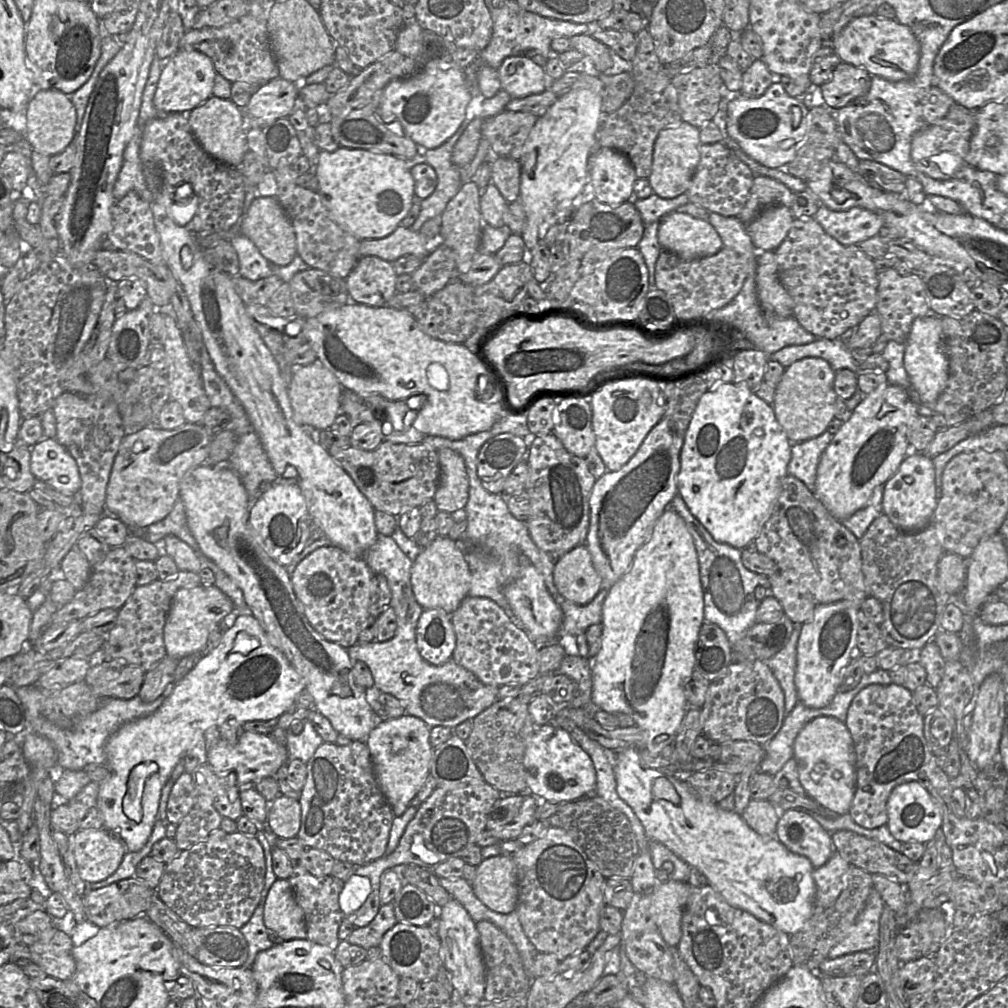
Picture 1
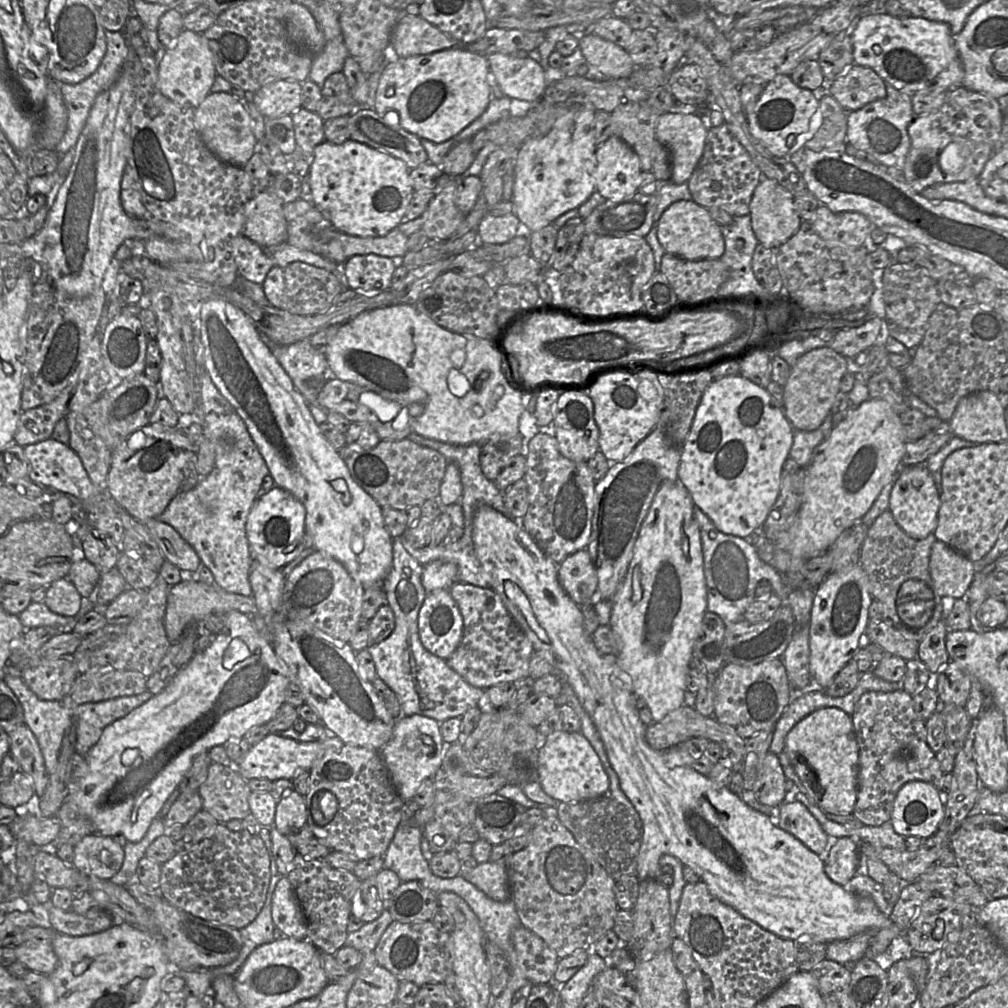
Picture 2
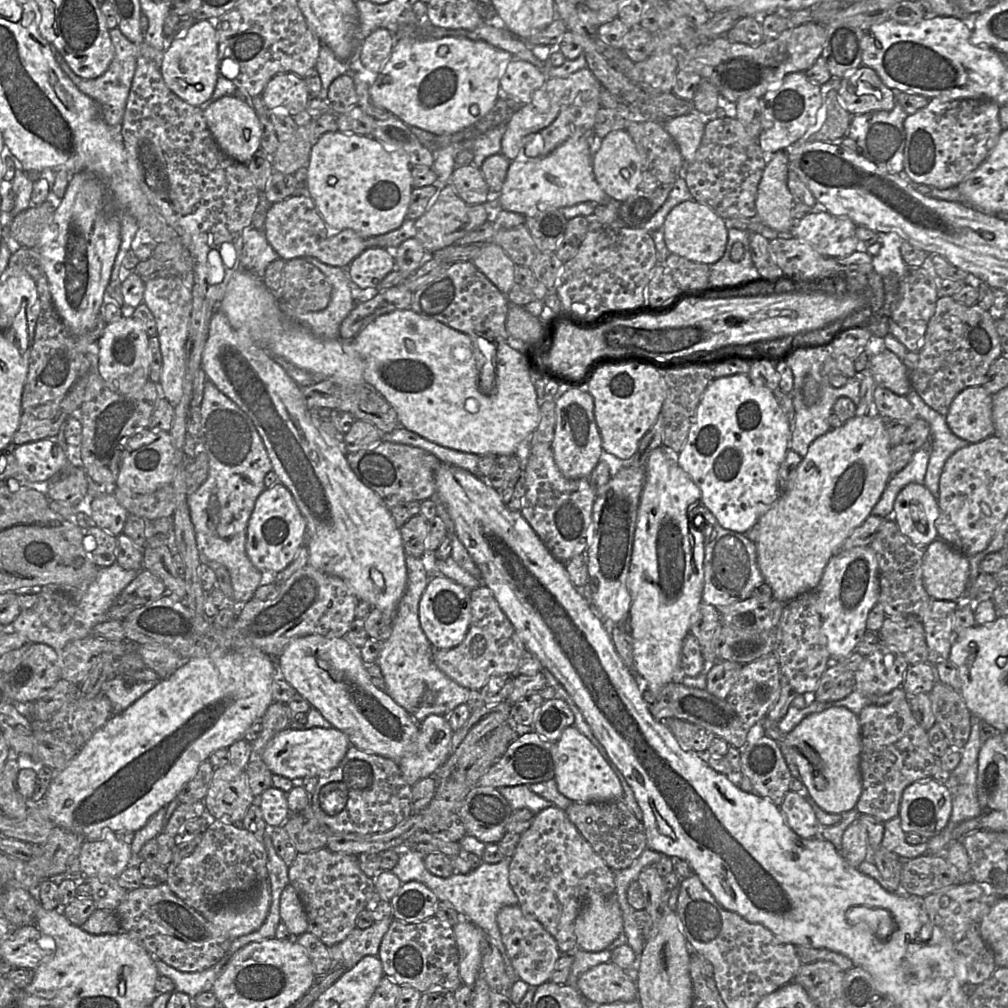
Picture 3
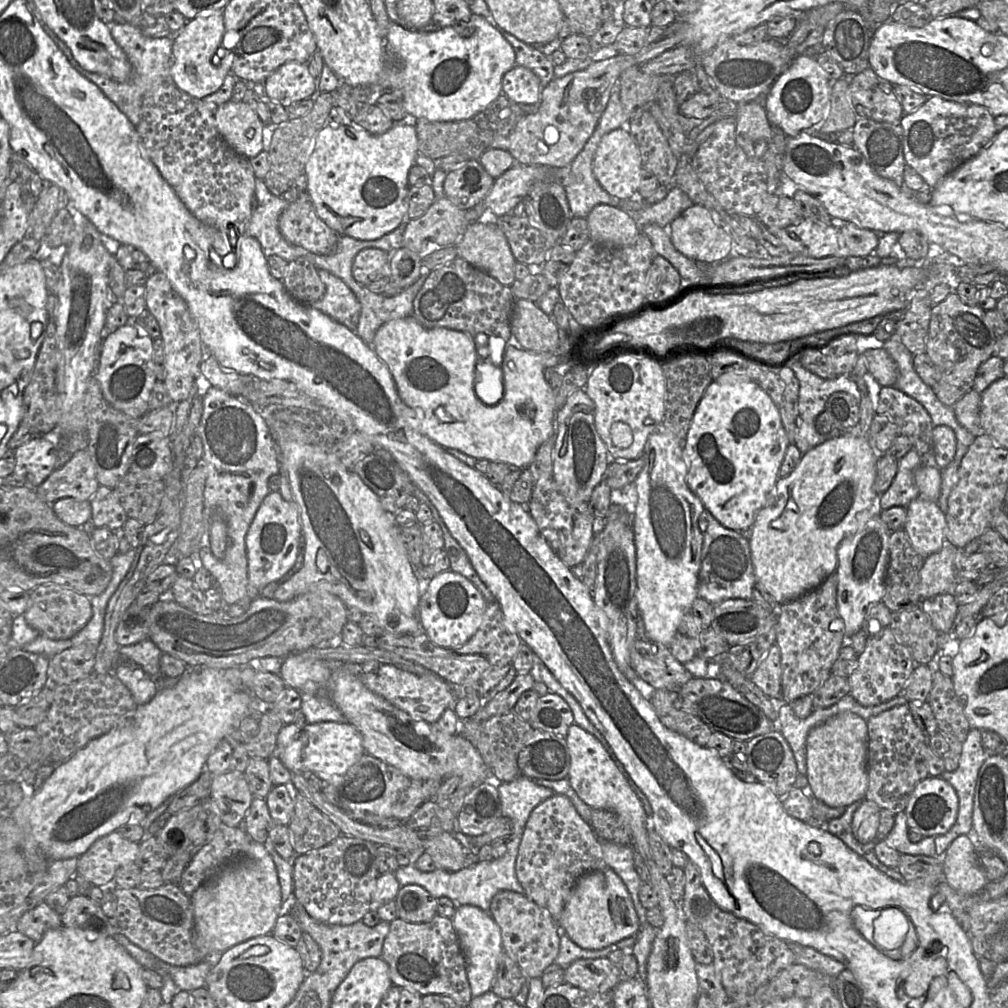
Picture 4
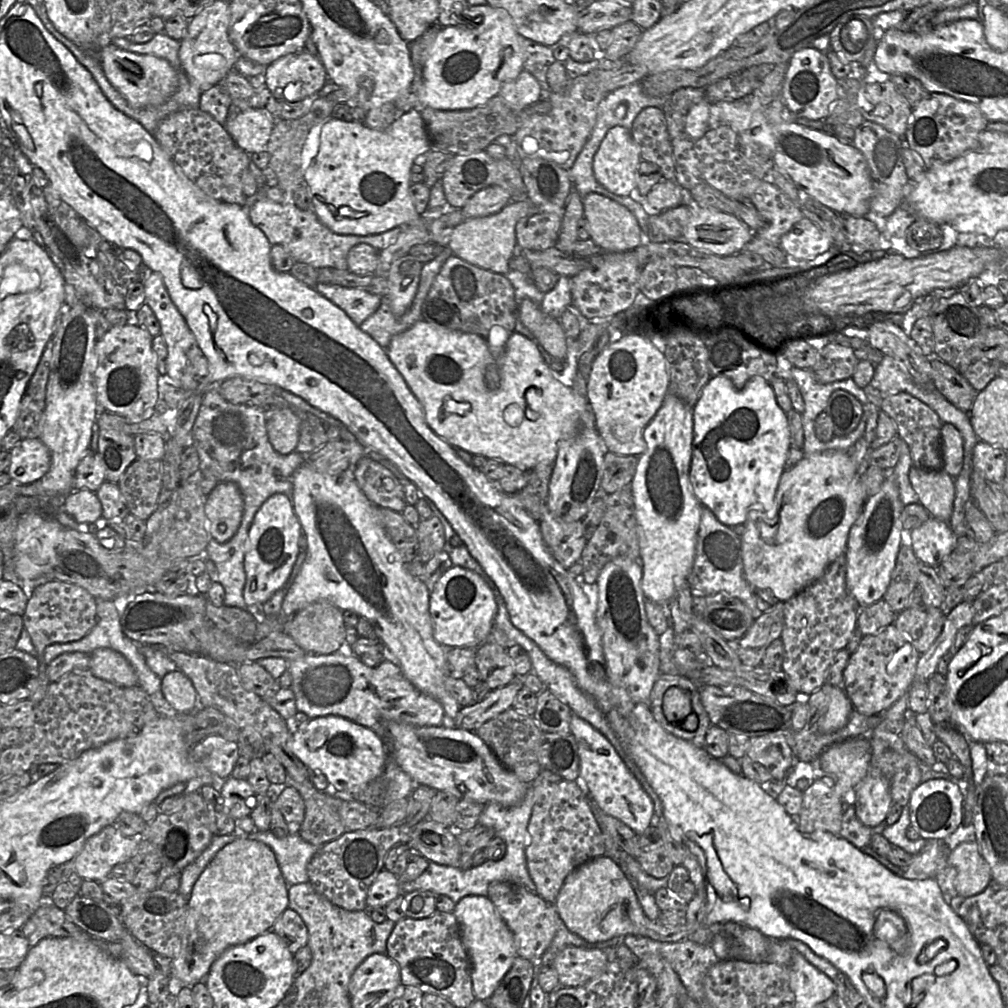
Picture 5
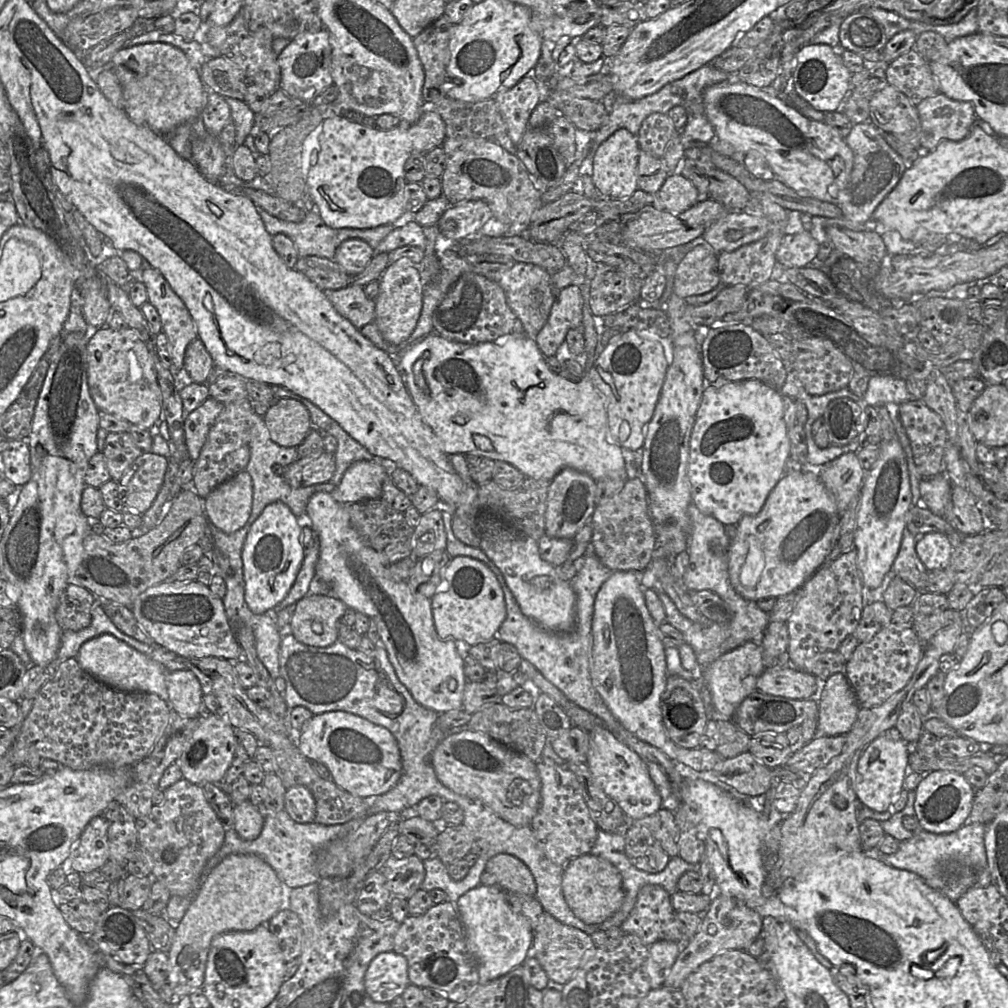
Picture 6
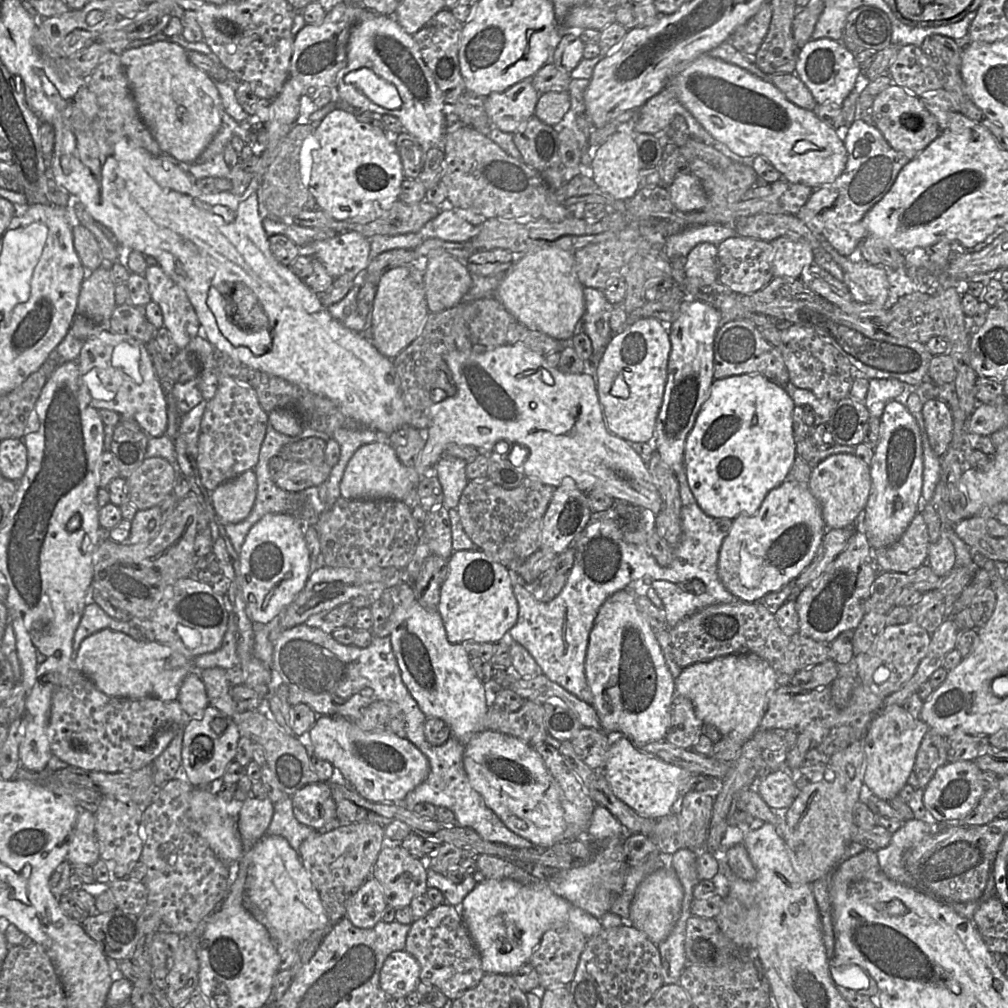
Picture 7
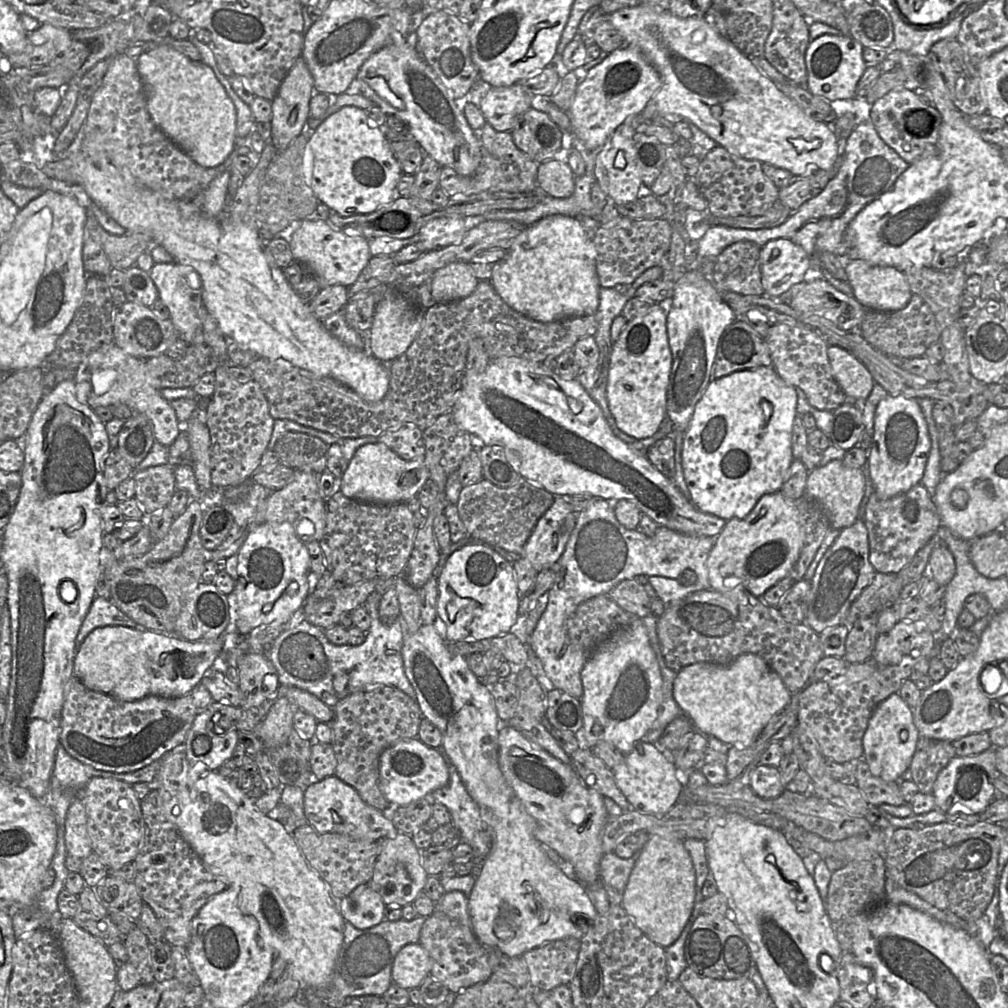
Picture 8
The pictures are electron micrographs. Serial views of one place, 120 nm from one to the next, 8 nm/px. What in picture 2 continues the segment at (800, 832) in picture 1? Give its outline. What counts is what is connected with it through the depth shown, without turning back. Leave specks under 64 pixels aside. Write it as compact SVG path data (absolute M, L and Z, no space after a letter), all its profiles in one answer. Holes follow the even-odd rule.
M795 797L780 805L778 826L800 840L817 855L821 855L828 844L828 834L807 807Z

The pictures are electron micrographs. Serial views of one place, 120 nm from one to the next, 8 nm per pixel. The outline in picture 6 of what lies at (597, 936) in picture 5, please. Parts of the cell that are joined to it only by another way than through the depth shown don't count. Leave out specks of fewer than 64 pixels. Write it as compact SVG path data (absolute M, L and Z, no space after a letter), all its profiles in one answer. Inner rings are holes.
M591 854L574 858L565 866L562 892L573 914L586 924L605 921L621 907L624 898L622 877L618 869L608 860Z

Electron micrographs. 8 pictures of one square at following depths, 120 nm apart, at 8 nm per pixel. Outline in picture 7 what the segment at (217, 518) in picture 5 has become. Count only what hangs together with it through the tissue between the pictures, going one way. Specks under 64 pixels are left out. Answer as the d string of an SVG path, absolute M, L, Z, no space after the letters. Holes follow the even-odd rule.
M253 470L224 482L210 493L215 514L223 524L236 524L251 512L257 494L257 481Z

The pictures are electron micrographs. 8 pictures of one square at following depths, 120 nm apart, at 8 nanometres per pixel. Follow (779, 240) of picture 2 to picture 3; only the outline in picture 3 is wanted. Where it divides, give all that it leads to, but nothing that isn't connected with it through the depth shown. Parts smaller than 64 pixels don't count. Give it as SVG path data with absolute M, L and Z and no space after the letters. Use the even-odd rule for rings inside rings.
M779 150L773 155L769 155L768 163L760 180L756 197L757 217L765 225L777 231L779 234L789 234L795 221L799 221L794 220L792 217L792 207L795 202L787 185L788 171L788 152Z

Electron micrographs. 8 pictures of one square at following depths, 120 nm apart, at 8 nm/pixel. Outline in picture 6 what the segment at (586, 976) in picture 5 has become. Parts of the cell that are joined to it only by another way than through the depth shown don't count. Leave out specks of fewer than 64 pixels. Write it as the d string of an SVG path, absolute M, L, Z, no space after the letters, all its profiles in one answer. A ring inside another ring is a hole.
M543 911L534 927L530 956L534 956L538 960L550 983L564 986L572 979L579 968L584 967L593 958L596 949L590 935L559 922L549 913Z

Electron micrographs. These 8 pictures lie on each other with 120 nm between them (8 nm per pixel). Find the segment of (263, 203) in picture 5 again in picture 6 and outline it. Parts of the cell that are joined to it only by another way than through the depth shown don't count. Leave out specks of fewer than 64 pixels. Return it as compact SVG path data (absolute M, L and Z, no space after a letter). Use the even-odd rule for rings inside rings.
M259 209L259 215L264 223L265 229L273 237L282 233L291 238L297 249L299 257L319 256L334 259L338 246L345 240L350 238L359 238L366 241L372 248L376 250L379 243L392 231L395 227L392 224L380 225L374 228L358 229L358 228L331 228L325 224L319 213L312 211L306 212L306 217L302 222L289 222L281 220L263 209Z

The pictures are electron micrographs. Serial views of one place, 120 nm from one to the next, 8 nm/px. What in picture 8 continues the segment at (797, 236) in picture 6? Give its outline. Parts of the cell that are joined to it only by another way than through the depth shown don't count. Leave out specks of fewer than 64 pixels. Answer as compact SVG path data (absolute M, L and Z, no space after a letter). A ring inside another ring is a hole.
M790 239L768 241L760 252L761 280L764 294L777 298L793 285L804 281L815 261Z

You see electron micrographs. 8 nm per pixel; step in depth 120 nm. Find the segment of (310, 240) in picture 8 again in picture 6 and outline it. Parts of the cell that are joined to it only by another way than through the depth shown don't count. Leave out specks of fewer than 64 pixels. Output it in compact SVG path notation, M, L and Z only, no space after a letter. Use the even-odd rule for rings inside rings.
M350 238L338 246L334 261L350 276L355 276L366 268L375 254L376 250L366 241Z

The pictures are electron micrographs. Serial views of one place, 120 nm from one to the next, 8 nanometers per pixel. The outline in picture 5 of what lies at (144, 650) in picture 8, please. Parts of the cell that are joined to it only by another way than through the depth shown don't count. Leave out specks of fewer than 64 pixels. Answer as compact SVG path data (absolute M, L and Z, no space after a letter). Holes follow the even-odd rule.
M99 648L90 654L89 670L94 676L117 686L137 685L136 673L128 660L109 648Z

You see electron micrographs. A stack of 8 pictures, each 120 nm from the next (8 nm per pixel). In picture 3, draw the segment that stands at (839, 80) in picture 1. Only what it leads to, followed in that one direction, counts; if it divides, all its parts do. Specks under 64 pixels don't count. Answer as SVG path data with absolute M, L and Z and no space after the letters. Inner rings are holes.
M863 65L840 80L838 93L851 115L890 111L897 101L897 93L882 82L874 69Z

